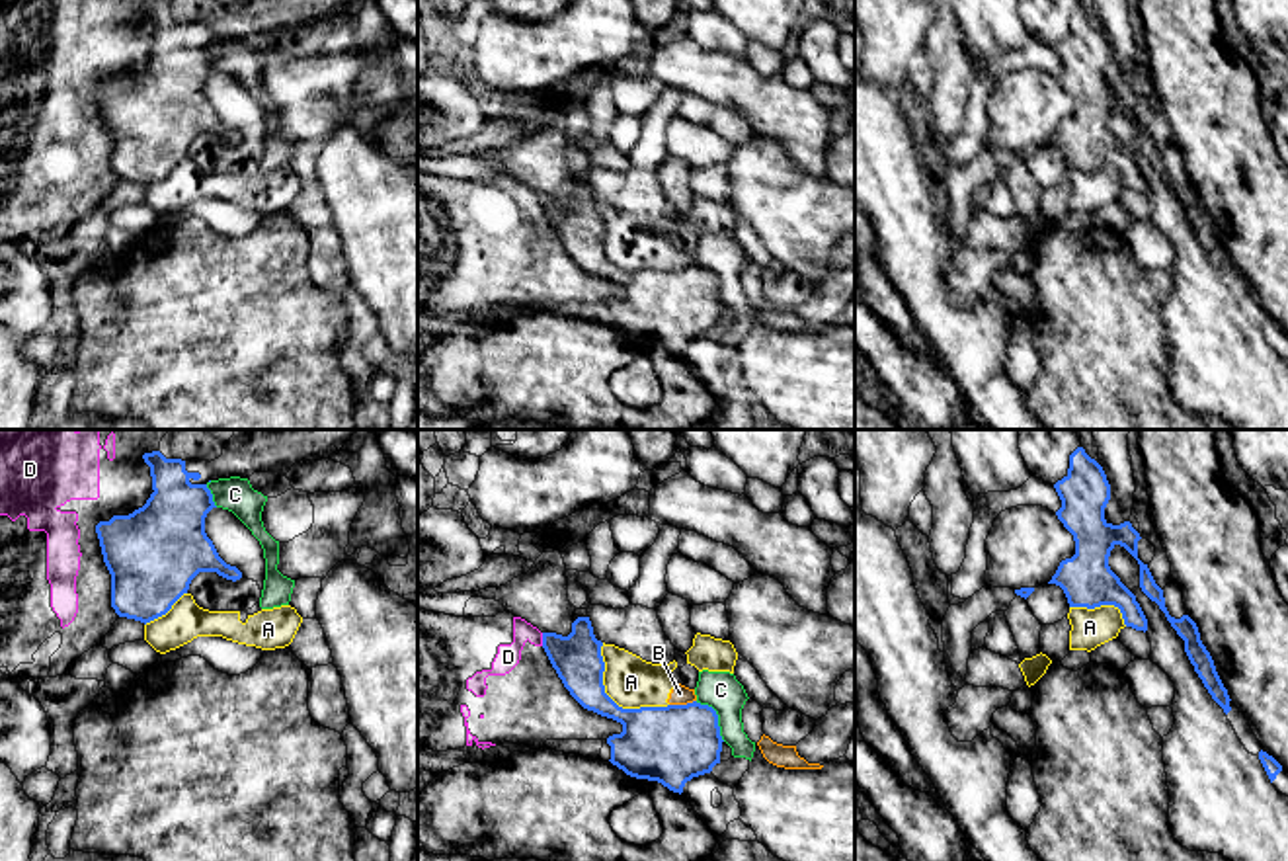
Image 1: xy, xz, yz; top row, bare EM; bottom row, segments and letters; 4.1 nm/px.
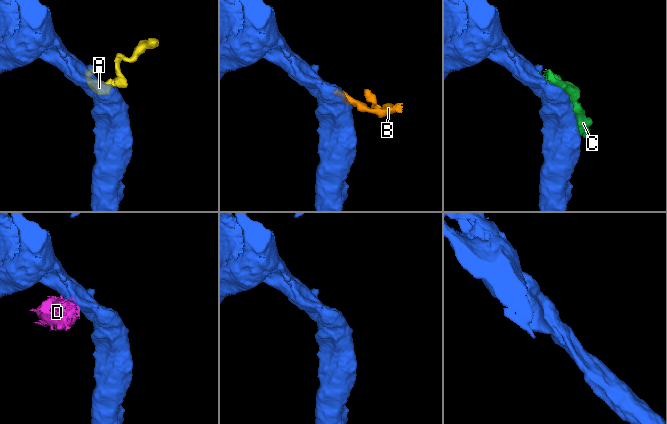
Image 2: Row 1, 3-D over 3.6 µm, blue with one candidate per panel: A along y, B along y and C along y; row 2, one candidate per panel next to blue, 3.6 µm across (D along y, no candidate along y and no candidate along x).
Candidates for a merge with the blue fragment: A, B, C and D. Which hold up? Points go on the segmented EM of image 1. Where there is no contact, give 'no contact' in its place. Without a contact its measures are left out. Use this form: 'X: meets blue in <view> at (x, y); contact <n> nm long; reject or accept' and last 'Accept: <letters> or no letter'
A: meets blue in xz at (611, 699); contact 380 nm long; reject
B: meets blue in xz at (682, 705); contact 110 nm long; reject
C: meets blue in xz at (717, 717); contact 200 nm long; reject
D: meets blue in xz at (543, 639); contact 60 nm long; reject
Accept: no letter

